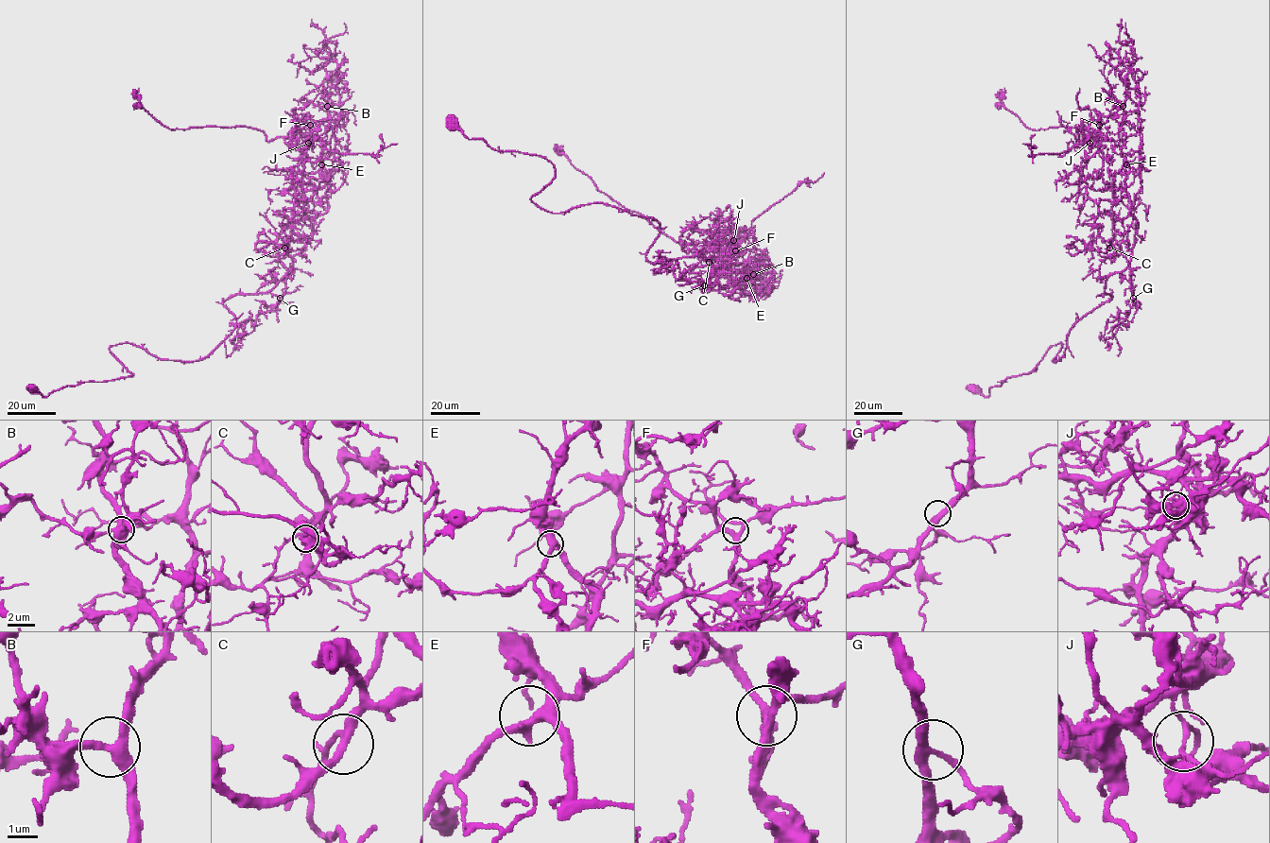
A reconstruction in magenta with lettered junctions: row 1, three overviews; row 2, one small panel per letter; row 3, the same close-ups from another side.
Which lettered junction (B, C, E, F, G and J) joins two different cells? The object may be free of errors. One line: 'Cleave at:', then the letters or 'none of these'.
Cleave at: J

